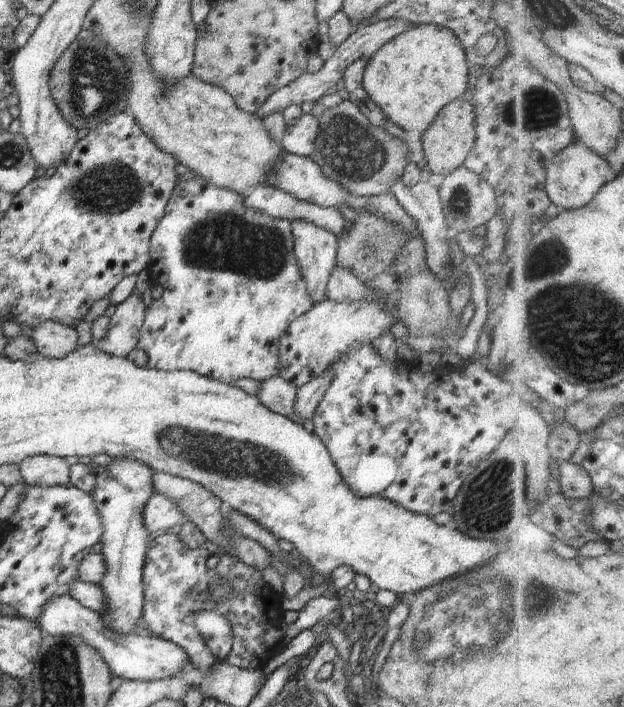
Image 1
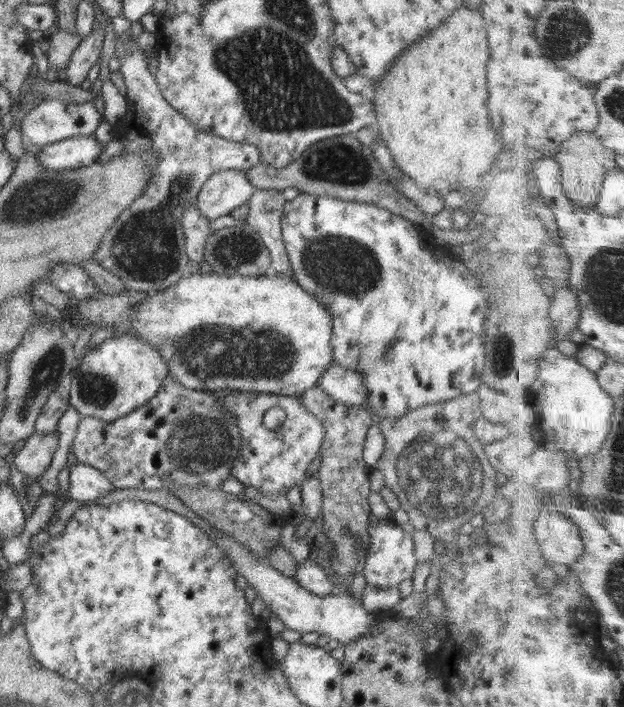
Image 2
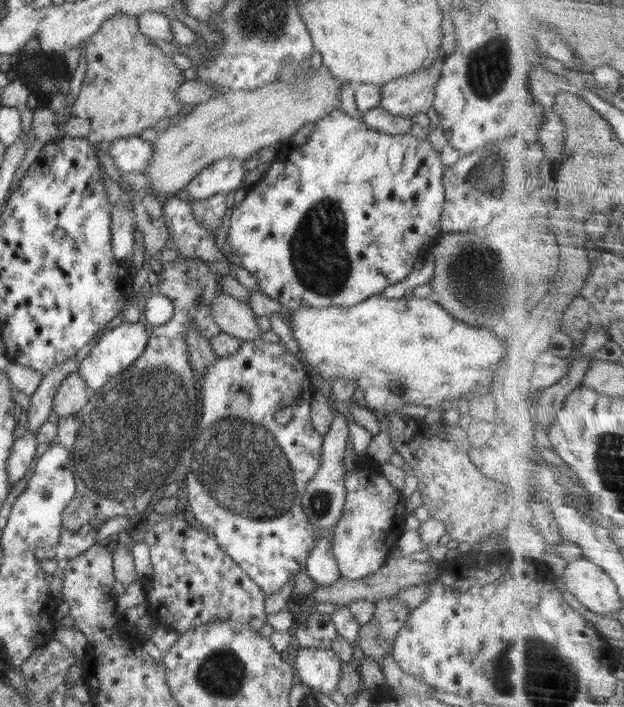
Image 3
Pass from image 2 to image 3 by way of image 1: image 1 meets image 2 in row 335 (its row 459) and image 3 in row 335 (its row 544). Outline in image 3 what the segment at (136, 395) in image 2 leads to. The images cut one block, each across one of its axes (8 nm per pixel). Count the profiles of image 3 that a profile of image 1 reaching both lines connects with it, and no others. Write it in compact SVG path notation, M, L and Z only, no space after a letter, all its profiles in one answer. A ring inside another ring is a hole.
M123 323L120 326L102 334L95 346L92 346L90 354L80 362L77 371L90 391L98 392L104 384L107 384L116 374L120 374L130 365L134 364L146 350L148 334L144 326L137 323Z

